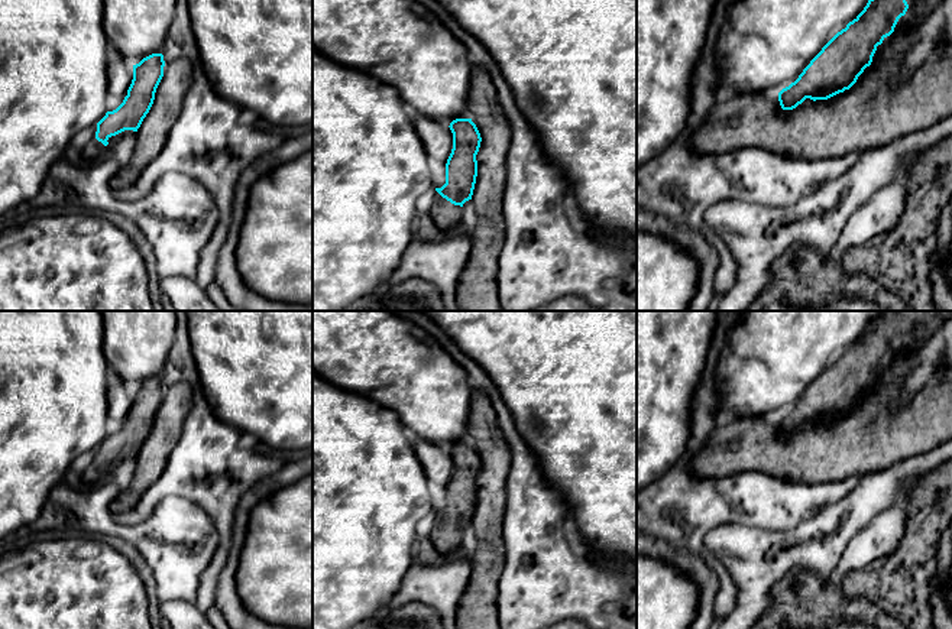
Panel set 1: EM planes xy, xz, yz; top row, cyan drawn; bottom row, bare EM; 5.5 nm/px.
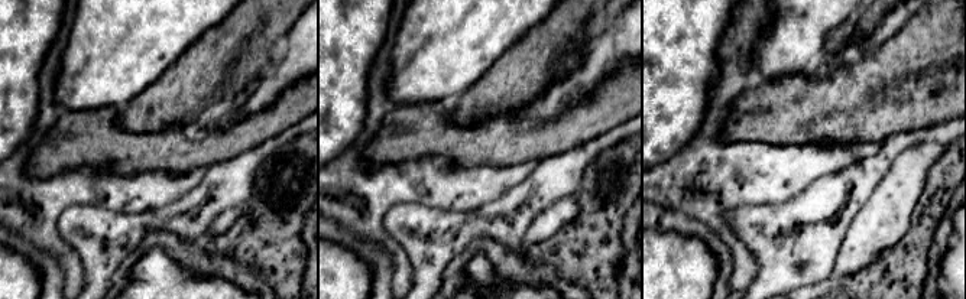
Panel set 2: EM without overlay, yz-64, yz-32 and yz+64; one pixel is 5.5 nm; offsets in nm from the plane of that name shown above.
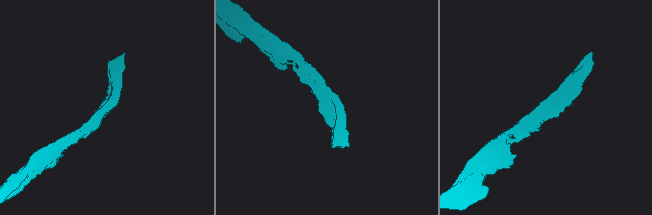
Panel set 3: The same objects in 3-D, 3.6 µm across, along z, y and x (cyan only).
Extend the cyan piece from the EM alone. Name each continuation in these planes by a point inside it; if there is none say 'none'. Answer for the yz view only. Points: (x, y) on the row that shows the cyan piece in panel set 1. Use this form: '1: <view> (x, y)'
1: yz (919, 10)

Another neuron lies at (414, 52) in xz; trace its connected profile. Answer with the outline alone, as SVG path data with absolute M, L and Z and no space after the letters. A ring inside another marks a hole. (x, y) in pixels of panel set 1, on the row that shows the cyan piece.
M313 0L313 49L347 68L367 74L378 69L379 80L394 87L420 116L446 126L456 119L470 119L472 62L466 48L434 13L415 0Z

